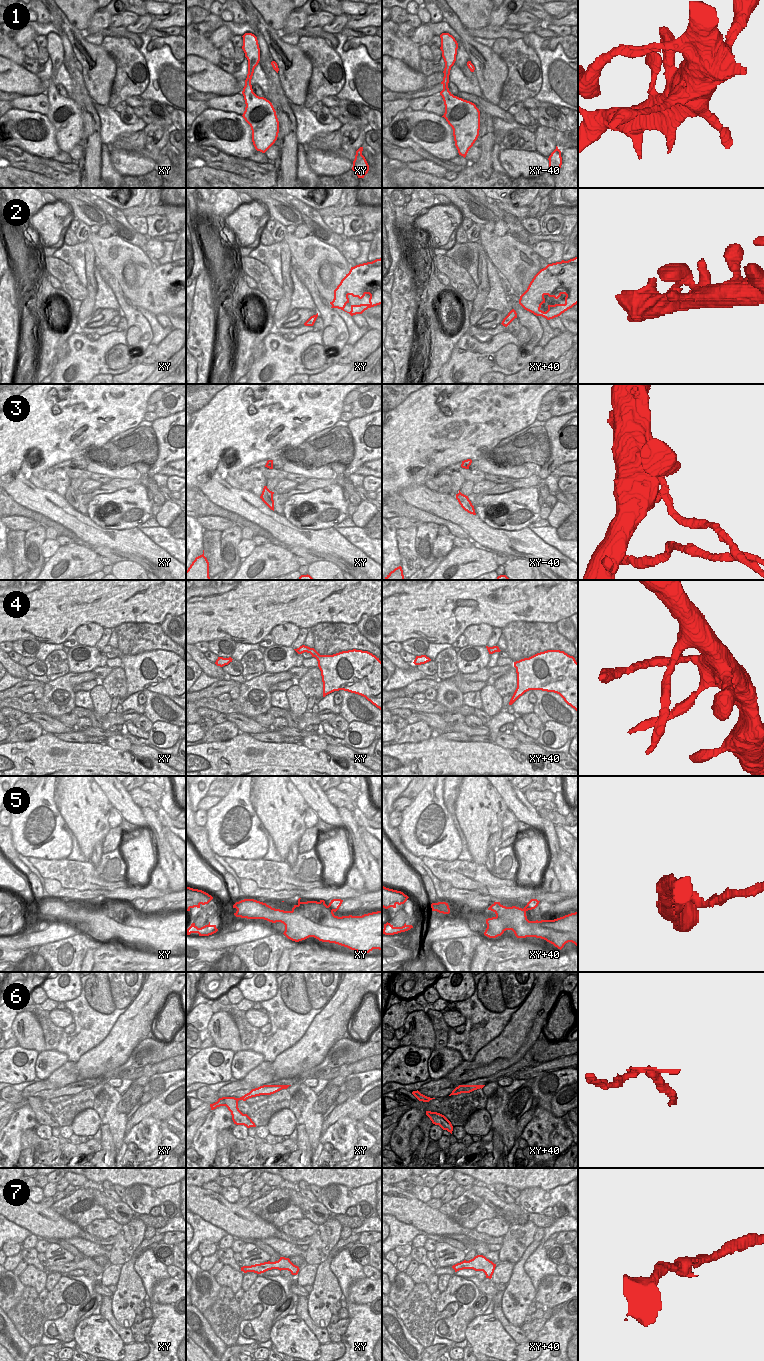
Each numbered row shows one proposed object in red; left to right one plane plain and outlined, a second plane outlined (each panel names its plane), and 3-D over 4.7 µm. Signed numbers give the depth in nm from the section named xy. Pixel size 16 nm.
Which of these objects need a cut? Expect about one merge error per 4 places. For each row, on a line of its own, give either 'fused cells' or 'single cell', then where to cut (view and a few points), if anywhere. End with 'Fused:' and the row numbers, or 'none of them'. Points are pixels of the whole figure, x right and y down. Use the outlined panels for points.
1: single cell; no cut
2: single cell; no cut
3: fused cells; cut in xy along (269, 490), (265, 489), (263, 491)
4: fused cells; cut in xy along (300, 646), (297, 652)
5: fused cells; cut in xy along (327, 906), (332, 911)
6: single cell; no cut
7: single cell; no cut
Fused: 3, 4, 5

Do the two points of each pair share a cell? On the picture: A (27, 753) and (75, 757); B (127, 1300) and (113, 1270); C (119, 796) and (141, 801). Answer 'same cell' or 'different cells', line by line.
A: same cell
B: different cells
C: different cells

